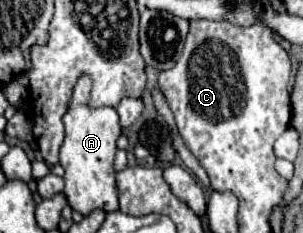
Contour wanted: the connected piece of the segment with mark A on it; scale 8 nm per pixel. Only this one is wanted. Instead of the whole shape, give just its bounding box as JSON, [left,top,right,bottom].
[59,75,121,215]

